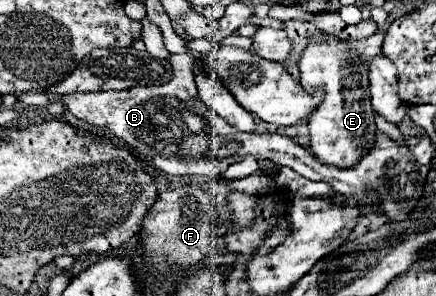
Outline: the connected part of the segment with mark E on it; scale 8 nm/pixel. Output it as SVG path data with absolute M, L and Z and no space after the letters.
M328 36L328 38L312 38L308 42L308 46L304 48L300 60L298 60L298 68L300 68L300 82L306 90L316 90L316 86L324 86L326 96L324 102L320 106L320 110L316 110L316 114L312 114L310 124L310 148L314 152L314 156L324 162L324 164L332 164L338 168L350 168L354 166L364 154L368 154L374 146L374 136L376 136L376 124L374 124L374 110L370 104L370 94L368 94L368 68L366 68L366 60L356 54L344 40L336 38L336 36Z

